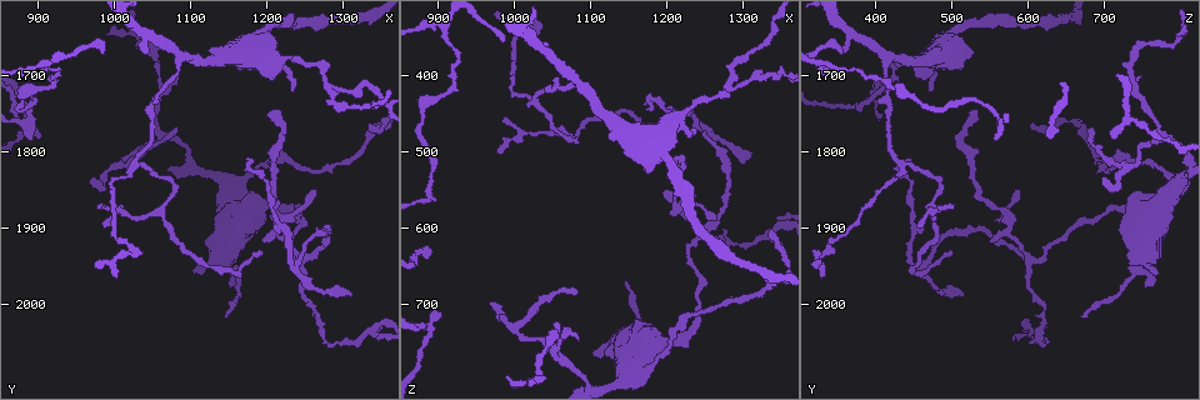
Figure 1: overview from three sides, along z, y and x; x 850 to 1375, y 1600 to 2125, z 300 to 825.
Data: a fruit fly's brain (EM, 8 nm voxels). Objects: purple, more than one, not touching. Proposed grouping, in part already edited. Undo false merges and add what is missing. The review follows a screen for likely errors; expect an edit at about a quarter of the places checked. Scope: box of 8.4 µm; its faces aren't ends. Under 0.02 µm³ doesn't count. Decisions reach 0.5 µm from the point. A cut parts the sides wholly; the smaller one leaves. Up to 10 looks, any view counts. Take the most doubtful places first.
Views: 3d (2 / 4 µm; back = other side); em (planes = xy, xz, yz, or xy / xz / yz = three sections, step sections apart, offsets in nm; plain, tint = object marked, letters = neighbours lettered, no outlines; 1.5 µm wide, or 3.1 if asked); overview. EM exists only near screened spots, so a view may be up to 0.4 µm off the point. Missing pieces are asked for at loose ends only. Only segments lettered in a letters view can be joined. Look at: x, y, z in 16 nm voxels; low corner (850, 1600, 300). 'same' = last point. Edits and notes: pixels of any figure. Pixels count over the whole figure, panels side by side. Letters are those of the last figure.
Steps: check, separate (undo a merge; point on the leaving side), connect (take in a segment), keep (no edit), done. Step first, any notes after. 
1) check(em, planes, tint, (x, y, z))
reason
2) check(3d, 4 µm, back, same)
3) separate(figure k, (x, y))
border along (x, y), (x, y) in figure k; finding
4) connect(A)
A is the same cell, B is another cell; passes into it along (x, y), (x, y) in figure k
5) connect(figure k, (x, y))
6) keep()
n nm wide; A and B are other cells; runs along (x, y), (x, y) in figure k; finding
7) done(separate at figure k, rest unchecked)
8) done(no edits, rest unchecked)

check(em, xz, step 8, letters, (1195, 1930, 495))
free end

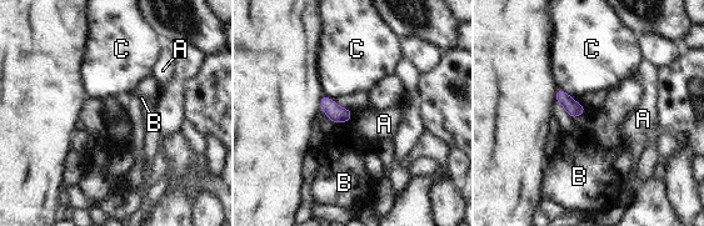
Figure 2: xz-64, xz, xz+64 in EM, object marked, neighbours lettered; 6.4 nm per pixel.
keep()
A, B and C are other cells; border along (353, 111), (349, 120) in figure 2; no lettered segment goes on from it

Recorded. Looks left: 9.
check(em, xz, step 4, tint, (1175, 1810, 440))
tapers out

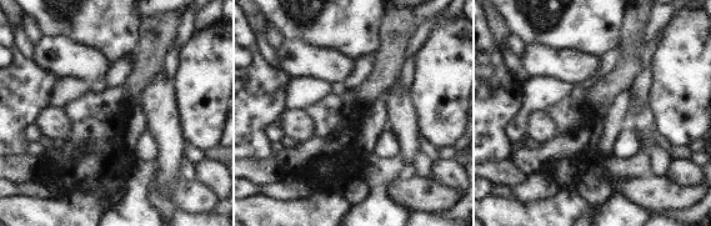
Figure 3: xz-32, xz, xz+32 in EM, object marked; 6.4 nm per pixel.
check(em, planes, letters, same)
another direction

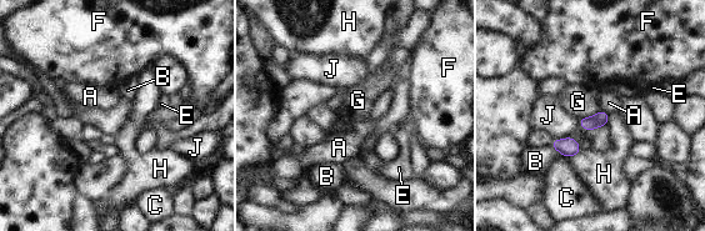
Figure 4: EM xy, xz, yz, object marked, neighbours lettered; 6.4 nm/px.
keep()
J touches over 200 nm; A, B, C, E, F, G, H and J are other cells; border along (599, 109), (594, 115), (578, 119) in figure 4; none of them fits

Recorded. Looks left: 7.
check(em, planes, letters, (1265, 1855, 585))

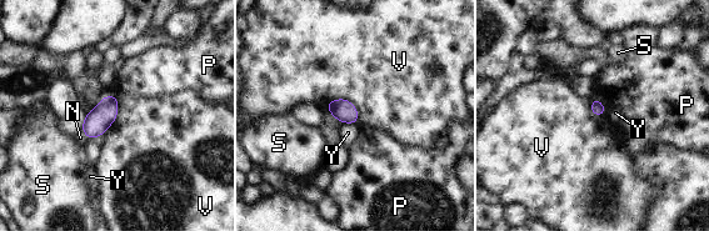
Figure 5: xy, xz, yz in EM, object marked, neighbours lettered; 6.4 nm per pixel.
keep()
90 nm wide; V touches over 260 nm; N, P, S, V and Y are other cells; no lettered segment goes on from it

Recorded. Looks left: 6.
check(3d, 2 µm, (980, 1875, 500))

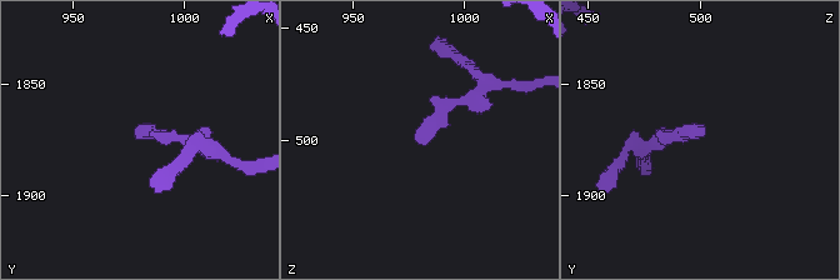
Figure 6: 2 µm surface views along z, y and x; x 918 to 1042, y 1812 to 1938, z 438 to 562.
check(em, xy, step 8, tint, (980, 1875, 499))
shape alone is not enough

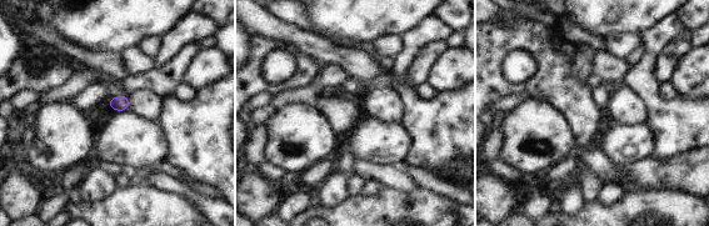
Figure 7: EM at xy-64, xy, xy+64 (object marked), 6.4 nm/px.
check(em, planes, letters, same)
another direction

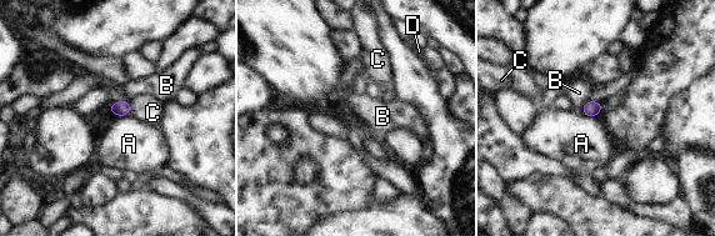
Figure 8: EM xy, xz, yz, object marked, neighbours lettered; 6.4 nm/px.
keep()
100 nm wide; A, B, C and D are other cells; border along (114, 114), (129, 115) in figure 8; none of them fits

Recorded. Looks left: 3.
done(no edits, rest unchecked)

